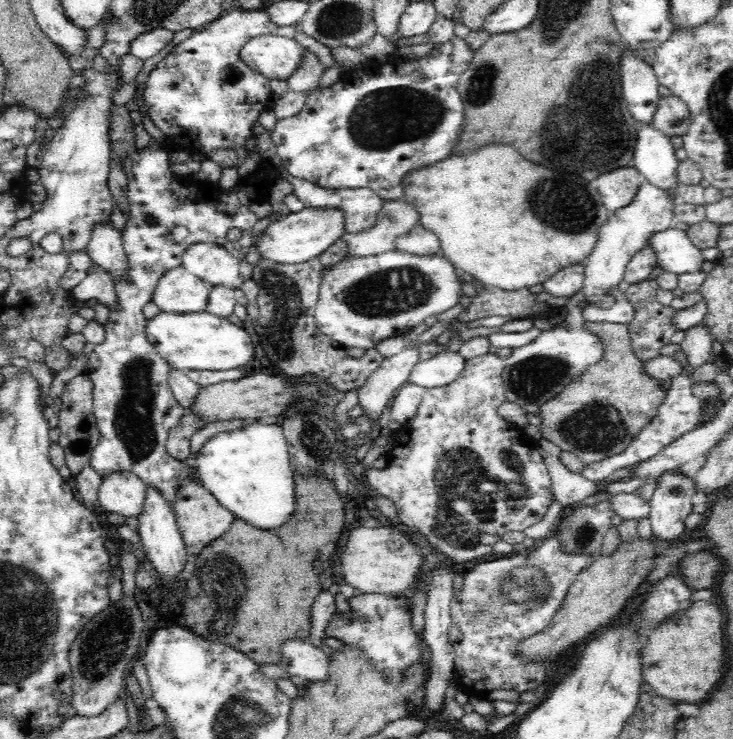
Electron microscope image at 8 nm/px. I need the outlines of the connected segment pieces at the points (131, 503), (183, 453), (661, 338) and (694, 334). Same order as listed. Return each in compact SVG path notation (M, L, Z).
M112 471L101 478L97 495L105 512L129 517L143 511L146 491L147 484L132 472Z
M186 412L180 419L180 422L178 422L174 428L171 428L168 433L166 447L170 456L178 460L189 458L192 454L190 439L192 435L206 423L210 422L198 418L190 412Z
M657 279L644 280L644 282L638 282L638 284L632 284L632 286L625 288L627 299L635 309L635 315L631 322L627 323L626 327L629 330L632 350L642 361L660 356L660 348L671 344L671 336L677 331L677 328L673 326L674 323L672 323L676 310L671 306L662 305L656 300L656 291L658 288Z
M704 324L691 326L685 330L686 335L680 344L682 352L686 355L688 364L698 368L712 359L713 337Z

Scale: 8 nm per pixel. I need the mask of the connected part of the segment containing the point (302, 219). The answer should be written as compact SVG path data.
M306 208L272 222L257 238L261 258L280 264L298 264L322 254L345 232L345 213L331 208Z

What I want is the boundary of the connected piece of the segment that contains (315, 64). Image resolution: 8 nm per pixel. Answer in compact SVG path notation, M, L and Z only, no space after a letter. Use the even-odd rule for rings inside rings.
M306 49L300 68L296 69L288 78L288 90L306 92L308 95L320 89L320 80L324 69L318 57Z

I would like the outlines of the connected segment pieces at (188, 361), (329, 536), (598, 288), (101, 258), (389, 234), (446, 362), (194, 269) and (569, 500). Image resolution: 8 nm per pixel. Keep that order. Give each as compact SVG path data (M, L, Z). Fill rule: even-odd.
M208 311L184 314L160 312L146 322L144 331L160 356L180 371L234 370L253 360L254 344L245 328Z
M295 471L295 511L292 513L290 519L287 520L282 526L277 529L258 529L252 527L252 524L242 520L236 519L232 521L230 528L219 539L208 543L203 551L196 557L194 572L192 576L186 581L186 601L179 610L178 620L184 625L184 627L194 631L196 635L200 635L203 639L218 641L224 644L228 644L236 650L246 654L250 660L255 661L258 664L279 664L281 659L280 645L283 640L286 639L300 639L309 640L309 626L311 623L310 618L310 606L314 604L317 596L322 592L321 582L324 577L324 562L328 560L334 550L336 550L336 542L344 530L344 517L346 509L344 509L344 503L338 495L336 484L326 477L320 477L316 473L310 471L307 475L302 475Z
M645 179L638 187L632 202L610 214L609 219L600 226L595 247L585 261L581 291L588 304L599 308L610 308L615 303L611 290L622 284L627 264L632 256L647 246L648 239L674 226L675 205L676 201L672 201L668 191L652 185L648 179Z
M110 221L95 224L86 251L91 260L104 267L113 279L125 279L127 256L123 240Z
M403 196L398 200L383 200L380 209L382 209L382 214L378 216L378 222L372 228L342 236L349 245L343 259L394 250L396 238L419 223L419 214Z
M447 349L437 356L418 362L411 371L407 383L427 390L447 386L461 376L466 361L459 352Z
M194 243L182 256L181 265L194 276L210 283L232 289L242 284L239 260L216 243Z
M542 437L537 441L539 452L551 476L551 489L554 501L562 504L565 510L575 502L580 502L605 488L604 481L588 480L584 475L573 473L561 461L559 455L563 452L549 440Z

